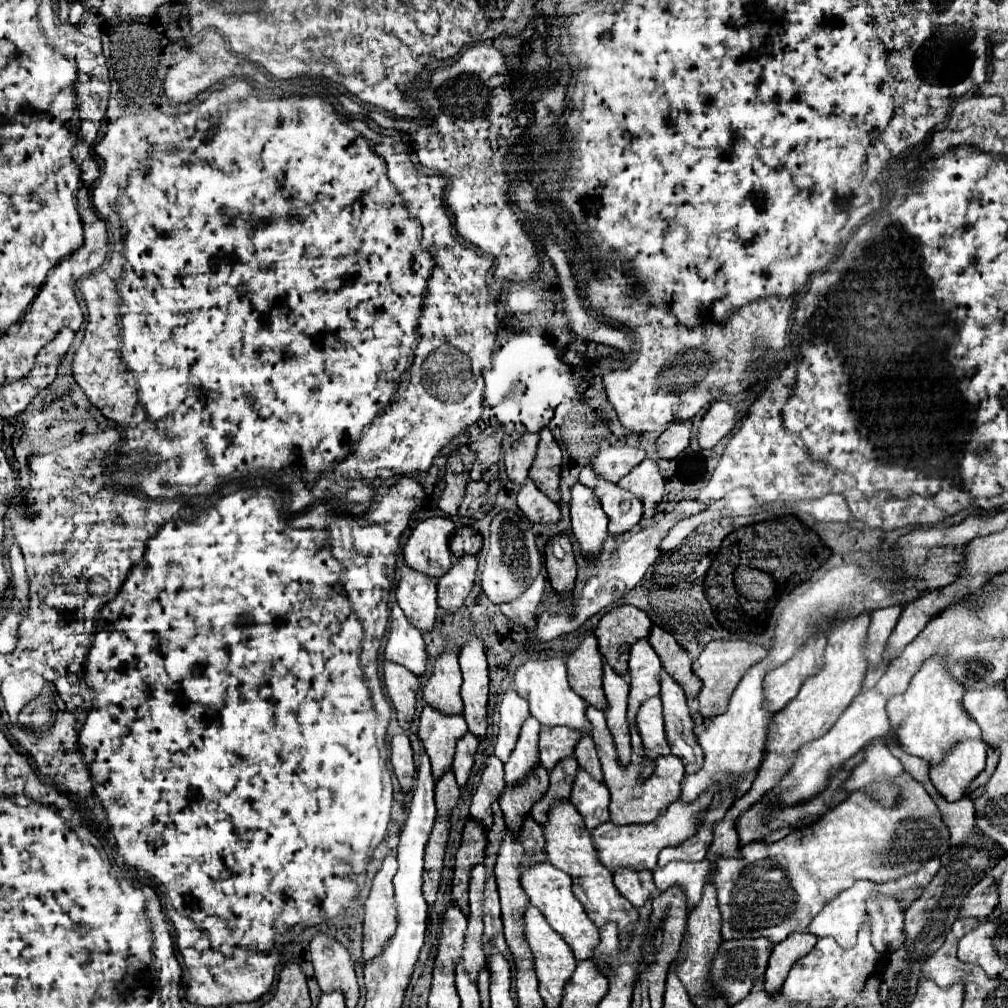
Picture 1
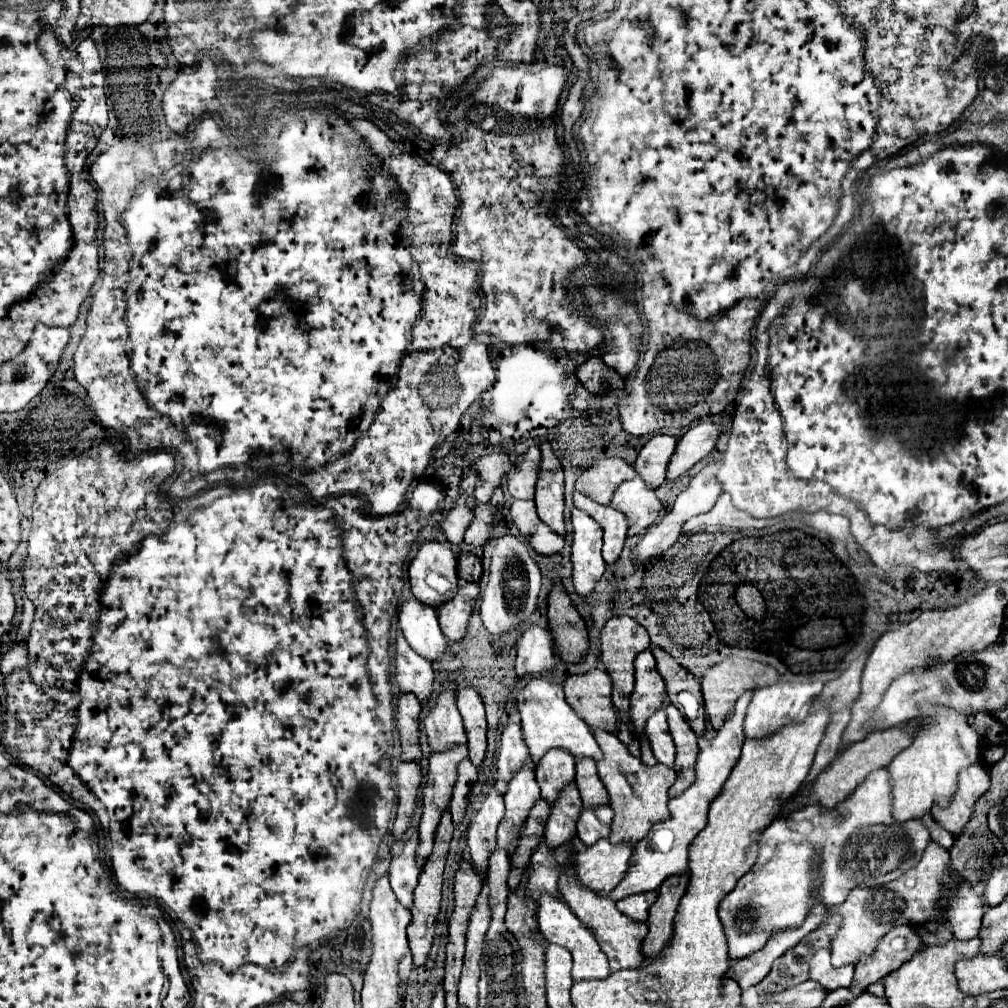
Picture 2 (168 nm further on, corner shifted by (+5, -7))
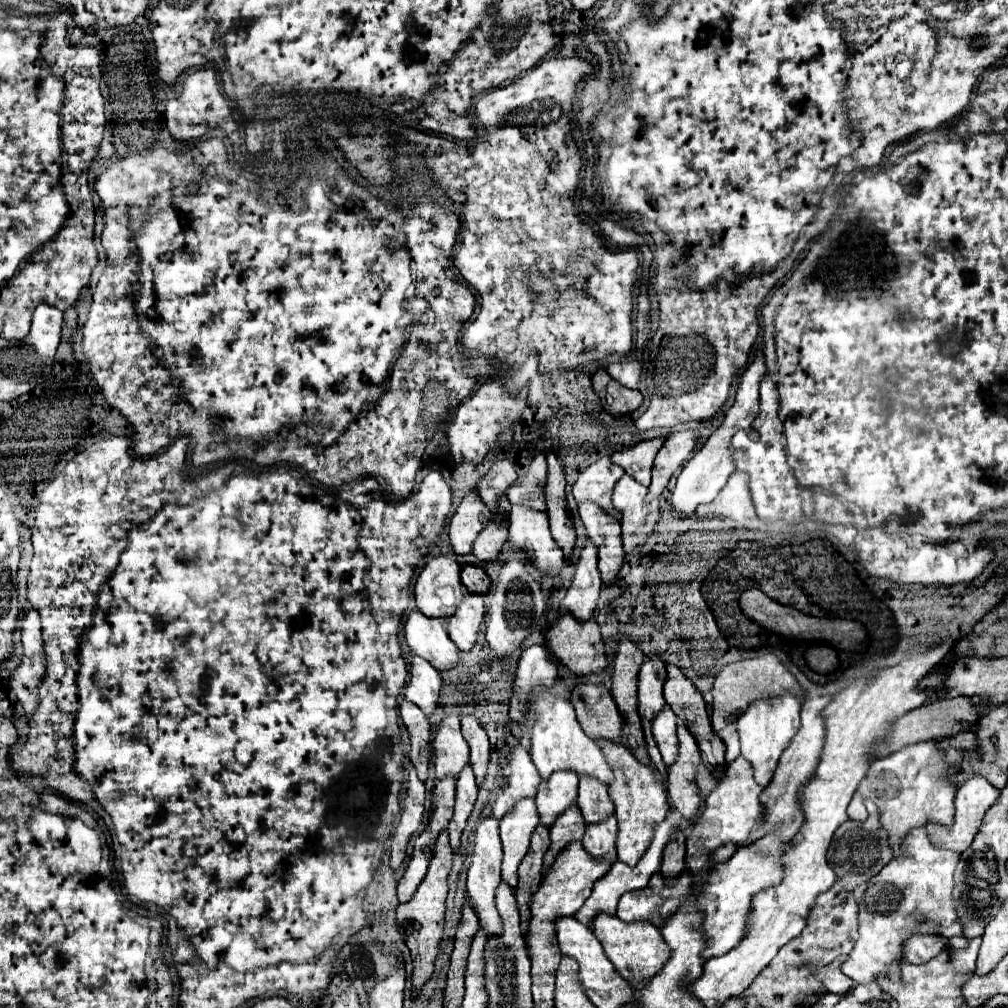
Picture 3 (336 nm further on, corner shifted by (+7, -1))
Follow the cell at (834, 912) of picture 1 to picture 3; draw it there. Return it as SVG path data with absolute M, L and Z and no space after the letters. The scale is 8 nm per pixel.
M924 828L912 830L902 850L904 856L892 858L876 876L854 890L854 898L860 906L860 938L844 962L842 972L856 984L870 984L878 976L888 976L896 982L904 960L900 956L904 942L914 934L962 936L962 924L952 910L954 868L960 854L934 848Z

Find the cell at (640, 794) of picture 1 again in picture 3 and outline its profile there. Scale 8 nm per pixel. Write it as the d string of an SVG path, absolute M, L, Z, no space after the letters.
M602 742L602 752L608 760L610 770L614 772L614 782L608 786L610 800L616 806L618 818L618 860L626 862L628 866L636 866L642 858L644 850L648 850L654 838L654 826L662 822L668 814L668 798L666 798L666 780L660 778L656 768L648 768L640 764L624 746L614 742Z

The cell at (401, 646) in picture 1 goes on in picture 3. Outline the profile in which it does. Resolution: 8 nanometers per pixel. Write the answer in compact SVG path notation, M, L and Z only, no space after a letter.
M412 656L410 682L406 686L406 700L416 704L426 716L430 716L438 706L438 692L442 678L436 668L432 668L424 658Z

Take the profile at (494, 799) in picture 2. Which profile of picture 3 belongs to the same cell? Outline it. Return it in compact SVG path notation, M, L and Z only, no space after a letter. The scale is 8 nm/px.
M494 816L482 818L478 830L476 830L476 848L470 858L468 868L468 882L466 882L466 894L472 910L476 910L480 928L486 932L486 936L500 936L502 934L502 918L496 910L496 888L500 884L500 862L502 862L502 844L498 836L498 820Z

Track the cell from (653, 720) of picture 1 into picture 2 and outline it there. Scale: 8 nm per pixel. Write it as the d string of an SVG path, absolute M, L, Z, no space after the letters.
M658 708L646 722L646 736L650 740L652 752L660 764L674 766L674 742L668 732L668 722L666 722L666 712L664 708Z

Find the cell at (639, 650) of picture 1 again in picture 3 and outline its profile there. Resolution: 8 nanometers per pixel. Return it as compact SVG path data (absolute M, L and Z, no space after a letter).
M648 658L642 664L640 676L638 676L638 712L640 712L642 728L646 734L646 746L648 746L650 760L654 762L656 770L660 770L662 778L666 778L668 772L666 772L666 766L660 758L658 746L656 746L654 736L652 736L652 720L656 718L656 714L666 704L666 700L662 696L664 682L666 682L666 664L658 658Z

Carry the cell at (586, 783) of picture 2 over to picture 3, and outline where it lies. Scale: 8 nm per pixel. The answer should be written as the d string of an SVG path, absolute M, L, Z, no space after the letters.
M580 776L578 786L578 808L586 824L596 824L614 814L614 804L608 796L608 788L596 778Z

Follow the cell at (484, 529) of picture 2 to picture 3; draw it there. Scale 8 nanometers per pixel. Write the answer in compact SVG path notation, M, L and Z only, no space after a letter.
M498 514L492 518L488 528L480 532L480 536L474 542L472 554L478 558L478 562L494 562L498 554L504 550L504 542L508 538L508 520L504 514Z

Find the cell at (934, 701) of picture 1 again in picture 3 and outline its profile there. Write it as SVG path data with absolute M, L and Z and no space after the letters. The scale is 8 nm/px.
M918 742L918 744L910 744L906 748L900 748L894 754L888 754L880 760L874 760L868 774L864 776L864 780L858 786L858 794L864 798L870 798L878 810L880 810L880 826L888 832L888 846L894 850L894 856L900 856L900 846L904 842L904 838L910 834L912 828L920 828L926 826L930 822L942 824L942 826L952 826L954 822L954 794L956 788L950 784L950 774L948 774L948 766L954 768L954 772L958 772L962 762L962 750L938 750L934 742Z

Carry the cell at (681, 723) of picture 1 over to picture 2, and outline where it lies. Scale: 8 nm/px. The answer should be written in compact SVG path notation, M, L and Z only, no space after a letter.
M674 704L666 706L668 714L668 726L672 740L676 744L676 782L670 788L670 798L678 796L678 792L684 792L694 780L696 780L696 756L698 756L698 742L696 734L688 728L686 718L678 712Z

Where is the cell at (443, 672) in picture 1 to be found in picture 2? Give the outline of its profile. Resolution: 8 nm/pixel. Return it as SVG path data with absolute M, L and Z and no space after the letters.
M446 688L436 696L436 702L422 722L422 730L432 750L444 748L446 744L466 744L466 732L456 708L454 690Z

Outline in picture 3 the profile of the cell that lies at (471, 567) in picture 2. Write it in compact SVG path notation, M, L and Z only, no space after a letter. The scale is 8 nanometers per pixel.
M464 566L462 568L462 584L472 594L486 594L490 590L490 578L480 566Z

